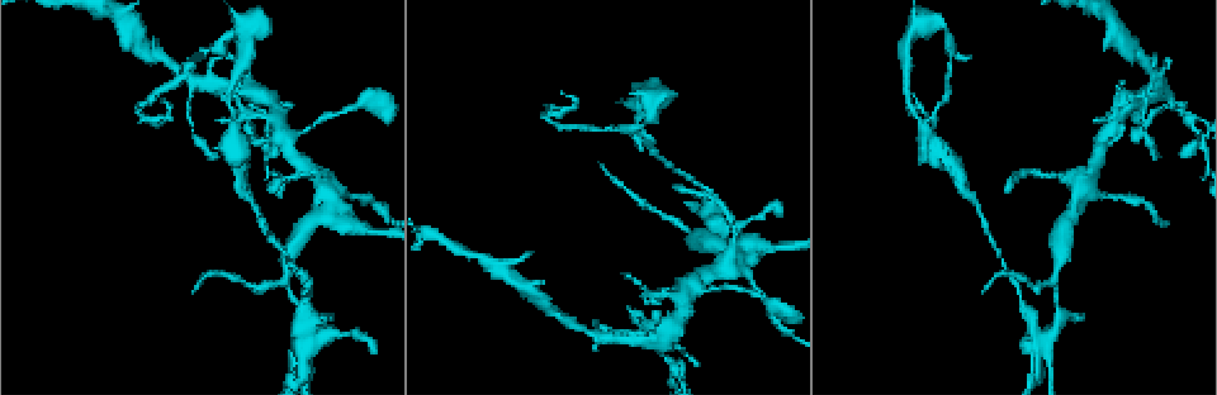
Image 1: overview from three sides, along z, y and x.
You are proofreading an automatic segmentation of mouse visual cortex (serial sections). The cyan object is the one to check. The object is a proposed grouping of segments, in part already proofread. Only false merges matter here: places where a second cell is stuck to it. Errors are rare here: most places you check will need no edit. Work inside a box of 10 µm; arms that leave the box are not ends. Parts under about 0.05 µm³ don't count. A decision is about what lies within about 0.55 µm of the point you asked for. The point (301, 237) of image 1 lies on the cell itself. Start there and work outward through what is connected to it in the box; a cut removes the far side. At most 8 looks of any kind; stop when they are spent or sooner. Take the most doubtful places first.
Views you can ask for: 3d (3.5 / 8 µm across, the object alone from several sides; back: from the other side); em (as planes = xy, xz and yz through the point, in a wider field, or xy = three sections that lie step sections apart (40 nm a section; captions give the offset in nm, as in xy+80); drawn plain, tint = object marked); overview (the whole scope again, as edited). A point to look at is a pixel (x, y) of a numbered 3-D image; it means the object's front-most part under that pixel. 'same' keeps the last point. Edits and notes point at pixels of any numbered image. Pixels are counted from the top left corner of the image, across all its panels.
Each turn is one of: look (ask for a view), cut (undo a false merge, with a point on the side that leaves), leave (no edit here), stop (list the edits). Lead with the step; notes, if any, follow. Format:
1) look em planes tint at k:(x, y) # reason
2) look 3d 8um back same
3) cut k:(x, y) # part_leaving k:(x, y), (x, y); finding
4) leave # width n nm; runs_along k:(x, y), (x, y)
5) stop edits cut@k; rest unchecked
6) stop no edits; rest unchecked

look 3d 3.5um at 1:(689, 232) # thin arm on a thick one

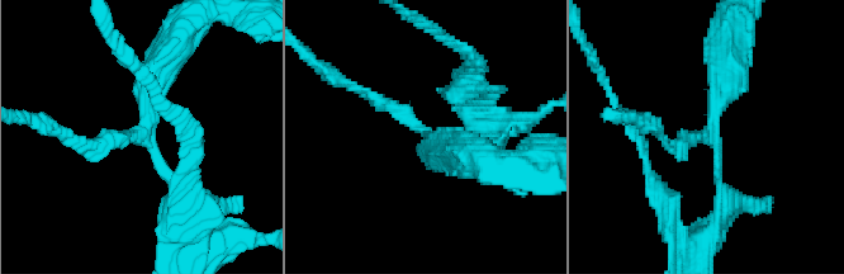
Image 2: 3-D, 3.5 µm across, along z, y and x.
look em planes tint at 2:(711, 132) # arms 3; arm_widths 150, 200, 400 nm

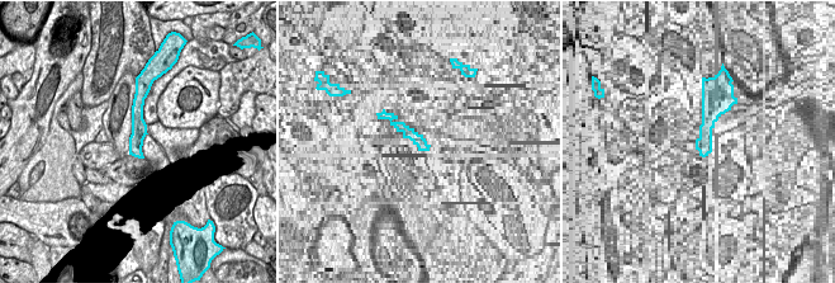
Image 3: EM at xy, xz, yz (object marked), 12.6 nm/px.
leave # runs_along 2:(169, 55), (146, 141), (191, 203); continuous, no second cell

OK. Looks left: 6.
look 3d 8um at 1:(333, 210) # abrupt turn

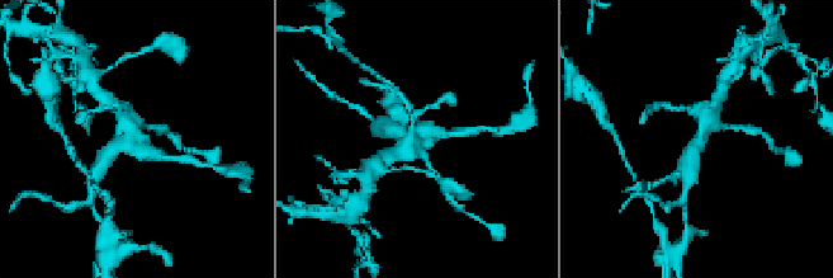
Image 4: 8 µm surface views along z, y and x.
look em xy step 2 tint same # shape alone is not enough

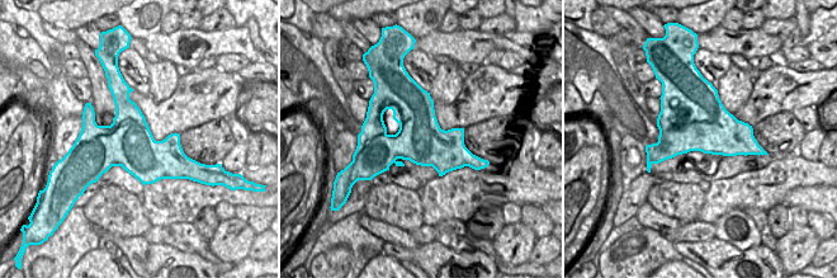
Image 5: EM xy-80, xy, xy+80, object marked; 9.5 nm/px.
leave # width 440 nm; runs_along 4:(689, 163), (711, 109); one cell here

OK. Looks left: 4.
look 3d 8um at 1:(690, 280) # a fork

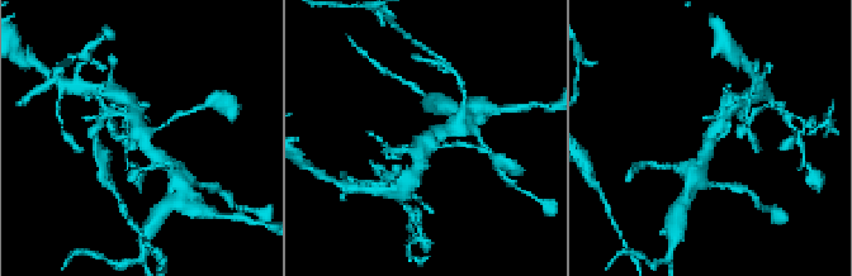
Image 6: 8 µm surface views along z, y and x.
look em planes tint same # shape alone is not enough

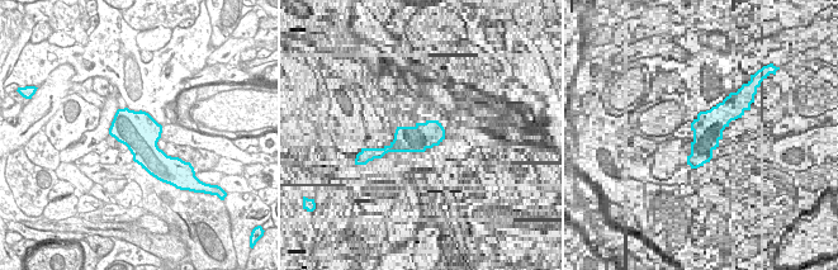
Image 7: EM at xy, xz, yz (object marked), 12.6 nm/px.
leave # one cell here

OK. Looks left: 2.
stop no edits; rest unchecked

